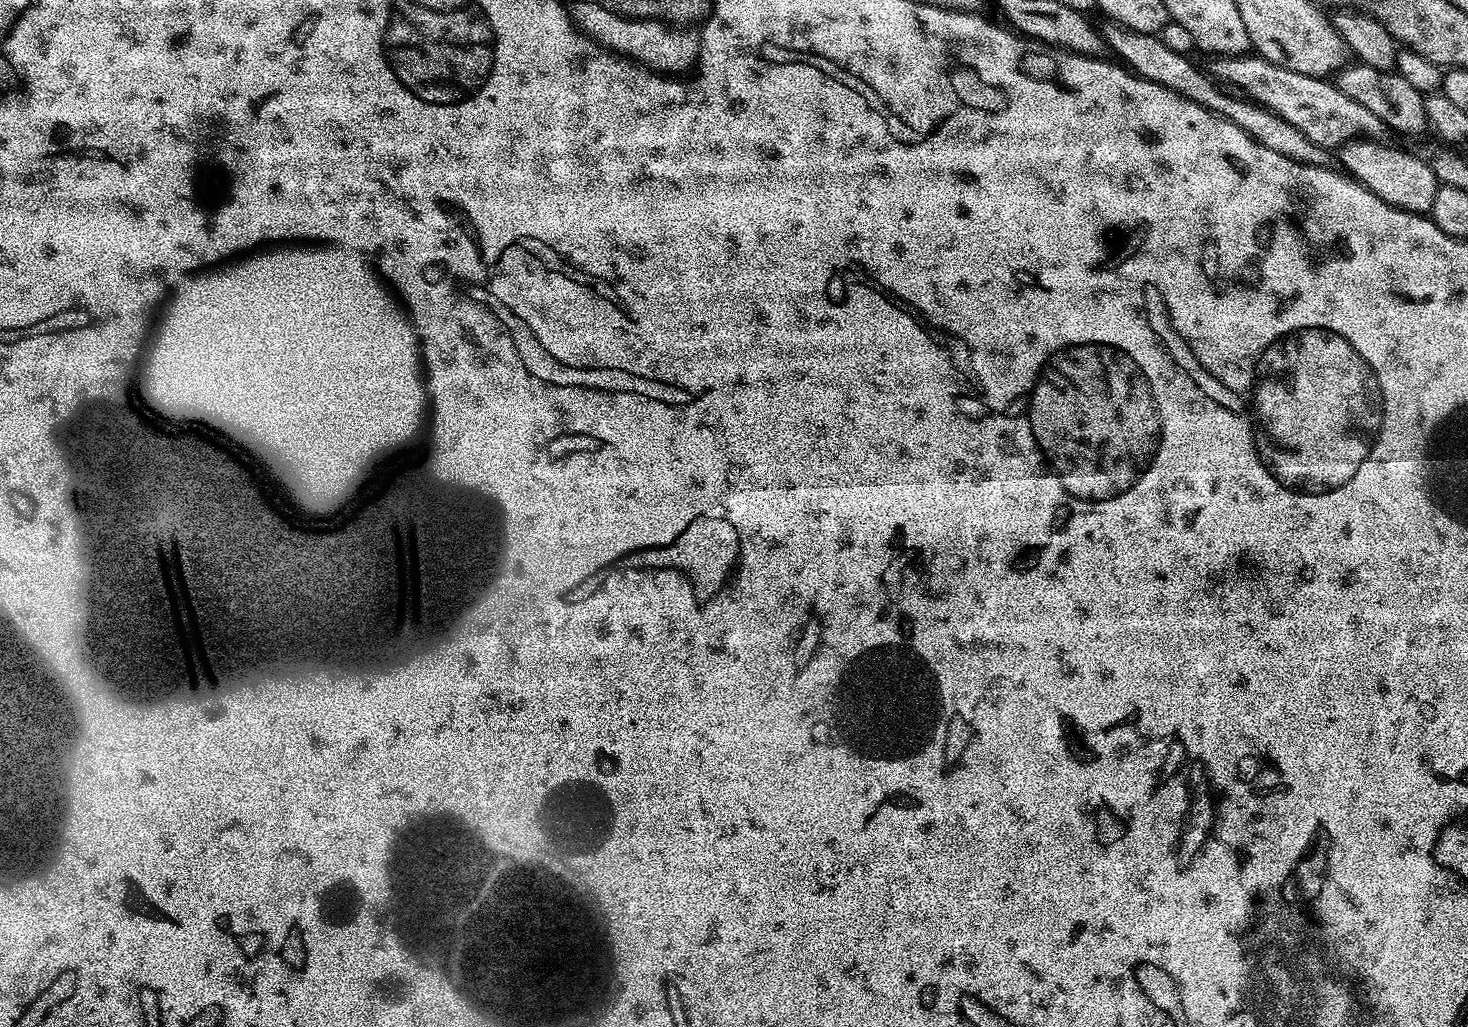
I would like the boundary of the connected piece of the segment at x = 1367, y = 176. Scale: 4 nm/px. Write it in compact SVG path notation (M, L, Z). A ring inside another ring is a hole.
M1357 138L1355 140L1350 140L1346 144L1340 145L1338 149L1338 155L1340 155L1340 164L1339 167L1343 169L1347 175L1351 176L1352 179L1356 180L1358 183L1364 185L1364 187L1369 188L1369 190L1374 193L1378 198L1382 198L1382 202L1386 202L1390 206L1394 206L1398 210L1402 210L1403 212L1418 212L1421 214L1431 213L1432 207L1434 206L1434 194L1436 193L1436 189L1438 187L1438 181L1436 175L1434 174L1434 170L1432 169L1431 163L1427 159L1419 160L1418 157L1415 156L1412 152L1406 152L1402 148L1395 148L1392 144L1380 144L1384 142L1377 142L1372 138Z

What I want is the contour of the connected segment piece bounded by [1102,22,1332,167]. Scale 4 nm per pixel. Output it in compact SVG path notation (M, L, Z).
M1111 22L1105 23L1105 25L1102 28L1102 35L1107 51L1109 53L1112 51L1113 54L1111 53L1111 55L1117 61L1127 65L1129 69L1134 70L1136 75L1146 77L1148 81L1154 81L1155 84L1164 85L1192 102L1206 107L1211 112L1226 117L1228 121L1232 121L1240 129L1246 130L1248 136L1262 142L1270 150L1275 150L1306 165L1327 167L1331 163L1330 156L1332 154L1329 149L1311 142L1296 126L1290 125L1290 122L1286 122L1269 108L1264 108L1248 98L1240 96L1234 98L1220 92L1218 88L1220 86L1205 73L1201 65L1199 68L1192 61L1191 55L1183 56L1178 54L1178 50L1170 50L1170 46L1166 46L1166 42L1162 42L1159 35L1142 34L1138 30L1130 30L1126 26Z

